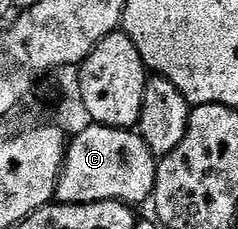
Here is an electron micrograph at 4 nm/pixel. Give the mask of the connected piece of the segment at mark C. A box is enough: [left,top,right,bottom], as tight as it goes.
[56,123,158,206]

